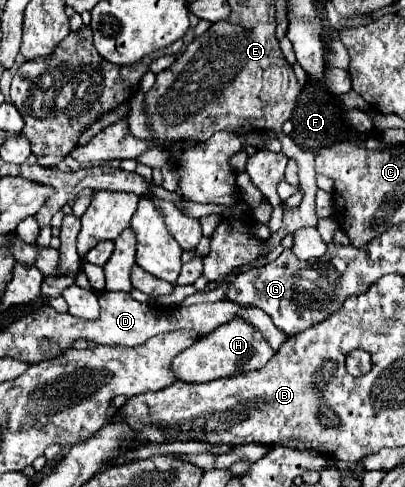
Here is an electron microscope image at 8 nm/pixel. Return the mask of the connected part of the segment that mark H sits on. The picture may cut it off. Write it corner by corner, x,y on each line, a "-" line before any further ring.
235,318
227,324
223,324
221,328
217,328
215,332
211,332
209,336
199,338
183,354
175,356
175,360
171,364
171,370
175,372
177,380
187,382
187,384
211,382
211,380
217,380
217,378
239,376
239,374
245,374
245,372
251,372
251,370
259,370
271,360
273,354
275,354
275,350
267,344
267,340
263,340
259,330
249,326
245,320

